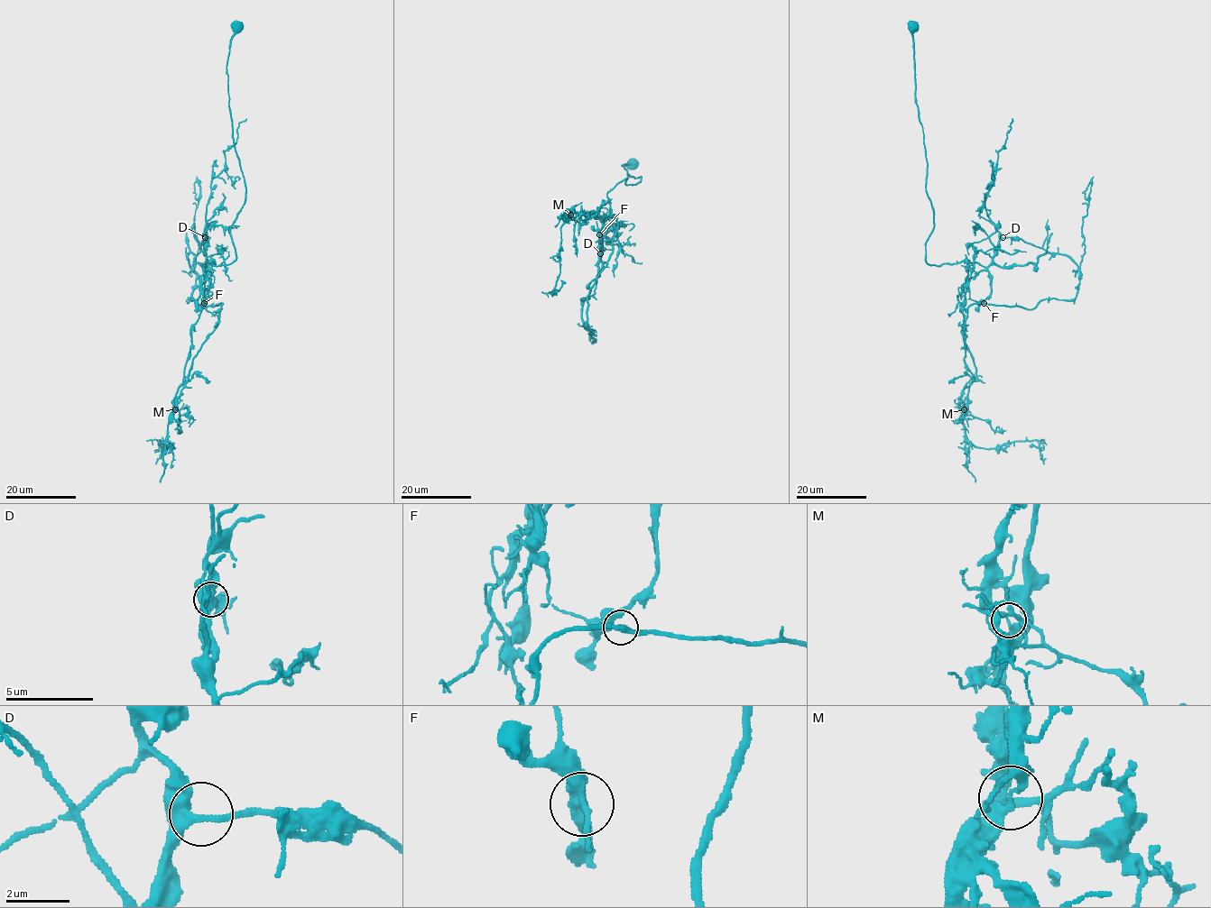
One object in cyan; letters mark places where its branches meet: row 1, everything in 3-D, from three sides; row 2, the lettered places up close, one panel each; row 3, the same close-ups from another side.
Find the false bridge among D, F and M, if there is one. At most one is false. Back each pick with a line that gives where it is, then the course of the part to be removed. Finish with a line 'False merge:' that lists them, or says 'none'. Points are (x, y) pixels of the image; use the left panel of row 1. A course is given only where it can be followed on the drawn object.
M: (175, 409) | (175, 410), (174, 395), (184, 381), (191, 326), (203, 298), (201, 276), (206, 270), (214, 277), (212, 285)
False merge: M

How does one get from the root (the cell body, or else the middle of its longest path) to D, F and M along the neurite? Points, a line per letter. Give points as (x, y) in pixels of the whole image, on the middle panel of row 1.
D: (632, 164), (622, 166), (641, 180), (627, 185), (629, 176), (607, 193), (600, 253)
F: (632, 164), (622, 166), (641, 180), (627, 185), (629, 176), (607, 193), (609, 217), (599, 242), (599, 234)
M: (632, 164), (622, 166), (641, 180), (607, 193), (605, 219), (587, 214), (579, 227), (570, 215)

